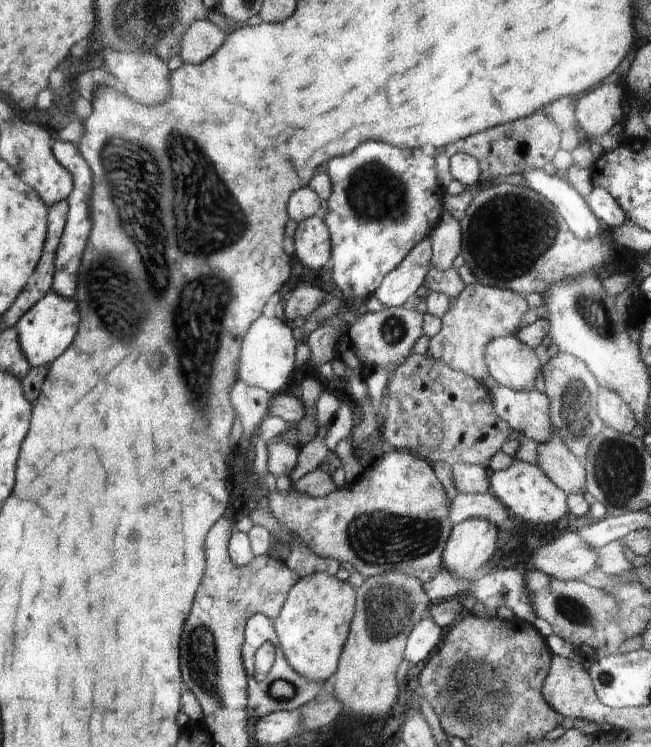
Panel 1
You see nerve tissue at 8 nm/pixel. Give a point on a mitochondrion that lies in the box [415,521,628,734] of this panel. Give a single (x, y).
(573, 609)

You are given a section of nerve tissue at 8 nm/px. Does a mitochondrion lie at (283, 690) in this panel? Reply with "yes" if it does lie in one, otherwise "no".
yes

